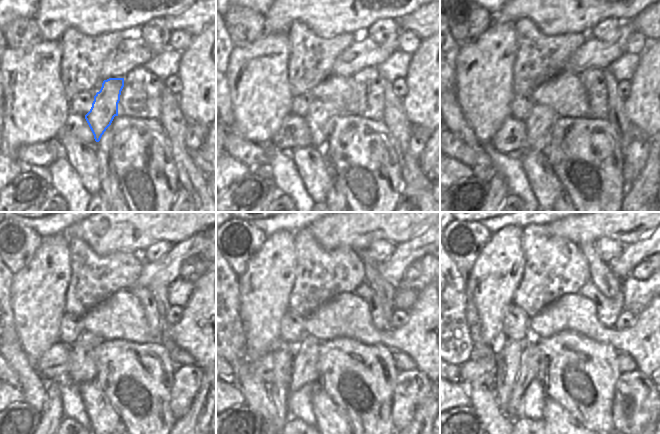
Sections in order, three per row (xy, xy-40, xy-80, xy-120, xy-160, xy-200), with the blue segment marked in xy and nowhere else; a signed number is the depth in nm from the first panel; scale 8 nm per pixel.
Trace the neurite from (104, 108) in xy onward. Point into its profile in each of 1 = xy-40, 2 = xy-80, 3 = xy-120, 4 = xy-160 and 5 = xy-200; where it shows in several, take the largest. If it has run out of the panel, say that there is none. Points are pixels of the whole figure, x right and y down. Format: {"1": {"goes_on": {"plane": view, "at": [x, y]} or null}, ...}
{"1": {"goes_on": {"plane": "xy-40", "at": [321, 115]}}, "2": {"goes_on": {"plane": "xy-80", "at": [539, 124]}}, "3": {"goes_on": {"plane": "xy-120", "at": [82, 368]}}, "4": {"goes_on": {"plane": "xy-160", "at": [304, 371]}}, "5": {"goes_on": {"plane": "xy-200", "at": [528, 370]}}}

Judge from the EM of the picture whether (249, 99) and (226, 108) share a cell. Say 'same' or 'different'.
different

